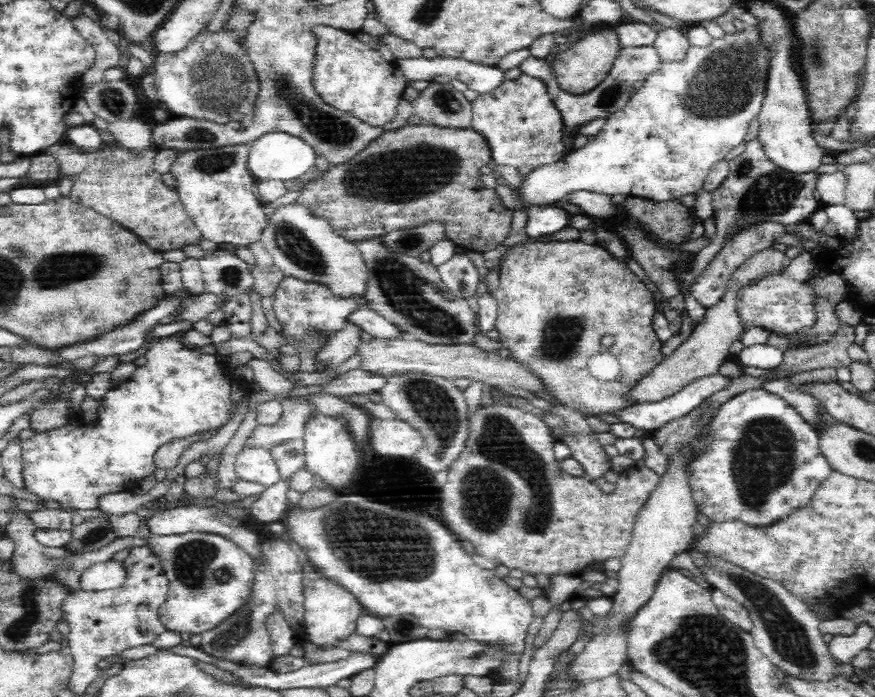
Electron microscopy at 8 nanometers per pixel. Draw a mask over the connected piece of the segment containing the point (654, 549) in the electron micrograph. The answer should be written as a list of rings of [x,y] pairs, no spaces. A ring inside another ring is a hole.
[[[686,454],[680,464],[670,462],[670,472],[660,480],[658,488],[640,512],[636,520],[635,540],[628,546],[629,550],[621,560],[623,566],[617,576],[619,588],[611,599],[613,605],[608,618],[600,624],[602,630],[586,644],[572,664],[571,674],[575,674],[576,678],[600,678],[617,672],[628,655],[632,622],[656,593],[656,586],[663,572],[669,568],[669,563],[679,553],[688,552],[696,537],[692,533],[692,524],[696,522],[698,512],[691,499],[684,471],[684,464],[689,461],[688,456]]]

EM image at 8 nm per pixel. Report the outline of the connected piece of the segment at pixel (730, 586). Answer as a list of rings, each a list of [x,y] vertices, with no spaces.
[[[713,562],[712,569],[707,570],[705,577],[715,589],[740,603],[748,611],[752,621],[752,630],[749,634],[753,637],[758,650],[761,650],[774,666],[782,667],[790,674],[805,679],[826,679],[830,675],[838,675],[834,659],[818,631],[820,624],[808,609],[788,594],[782,586],[724,563],[718,565],[716,562]]]

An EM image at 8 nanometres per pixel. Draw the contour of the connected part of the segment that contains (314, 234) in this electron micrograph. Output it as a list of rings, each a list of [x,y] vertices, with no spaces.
[[[296,201],[293,204],[276,205],[276,208],[267,216],[268,225],[262,234],[261,243],[272,255],[275,268],[282,272],[283,276],[293,276],[306,281],[318,281],[334,287],[336,293],[356,295],[361,303],[361,292],[365,283],[365,266],[362,262],[359,250],[347,238],[336,234],[332,226],[324,219],[315,216],[310,208]]]

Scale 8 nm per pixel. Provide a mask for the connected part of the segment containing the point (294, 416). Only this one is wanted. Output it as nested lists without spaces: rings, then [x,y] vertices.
[[[291,399],[281,403],[283,409],[280,418],[269,425],[257,424],[241,444],[241,450],[262,448],[269,451],[277,444],[303,438],[304,418],[308,410],[315,408],[301,402],[291,402]]]

